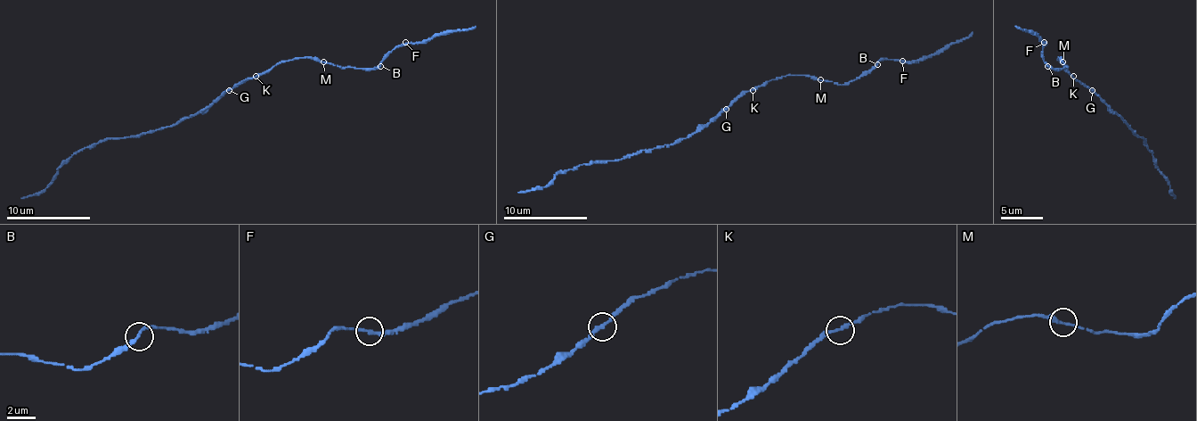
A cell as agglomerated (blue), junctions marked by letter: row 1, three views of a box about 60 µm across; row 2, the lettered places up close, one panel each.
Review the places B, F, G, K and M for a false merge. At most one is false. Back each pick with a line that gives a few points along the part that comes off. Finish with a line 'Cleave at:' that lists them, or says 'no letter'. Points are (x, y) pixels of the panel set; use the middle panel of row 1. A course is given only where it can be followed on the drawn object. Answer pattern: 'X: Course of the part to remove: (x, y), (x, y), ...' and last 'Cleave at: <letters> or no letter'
Cleave at: no letter

